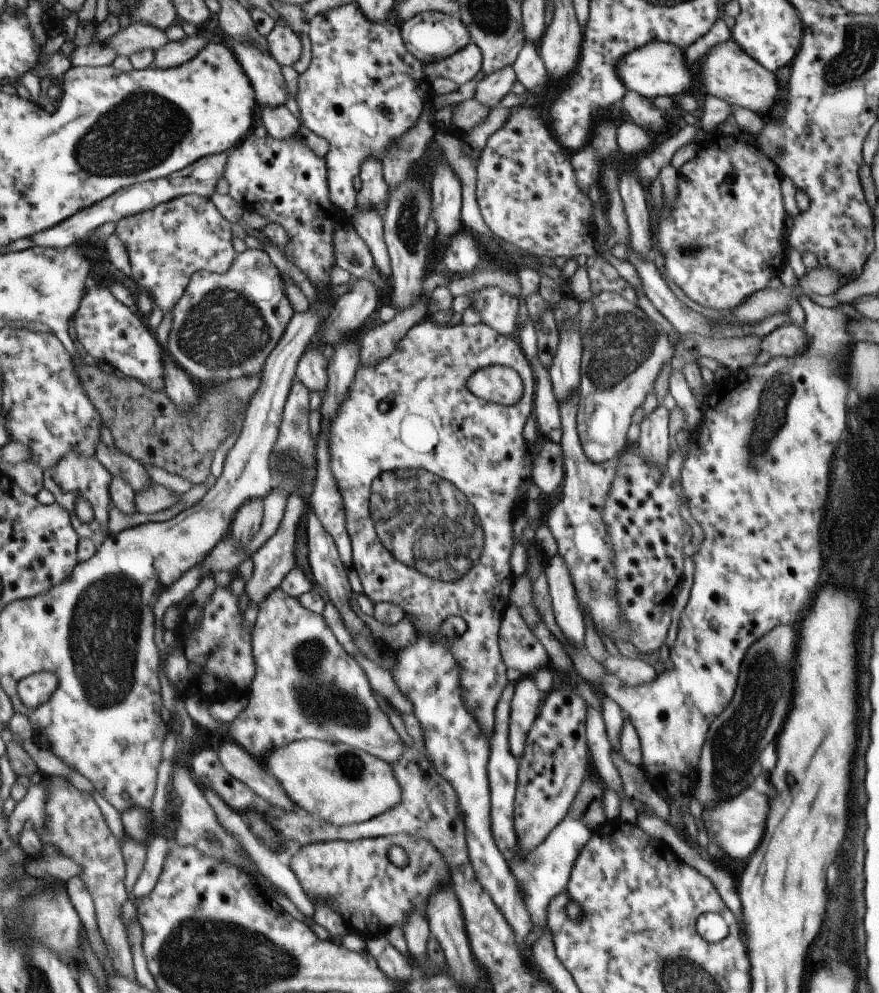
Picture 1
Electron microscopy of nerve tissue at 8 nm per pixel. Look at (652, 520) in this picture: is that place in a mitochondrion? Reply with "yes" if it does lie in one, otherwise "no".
no

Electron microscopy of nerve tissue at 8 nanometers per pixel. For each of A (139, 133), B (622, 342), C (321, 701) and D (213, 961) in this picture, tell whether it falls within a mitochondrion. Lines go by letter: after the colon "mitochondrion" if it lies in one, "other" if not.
A: mitochondrion
B: mitochondrion
C: mitochondrion
D: mitochondrion

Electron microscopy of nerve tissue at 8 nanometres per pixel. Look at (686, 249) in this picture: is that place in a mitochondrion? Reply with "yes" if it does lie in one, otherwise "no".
yes

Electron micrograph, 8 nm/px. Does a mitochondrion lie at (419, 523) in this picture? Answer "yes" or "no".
yes

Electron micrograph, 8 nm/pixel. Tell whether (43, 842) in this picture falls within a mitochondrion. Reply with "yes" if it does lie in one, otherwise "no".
no

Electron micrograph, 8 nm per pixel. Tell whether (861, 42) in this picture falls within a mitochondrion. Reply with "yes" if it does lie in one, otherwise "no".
yes

